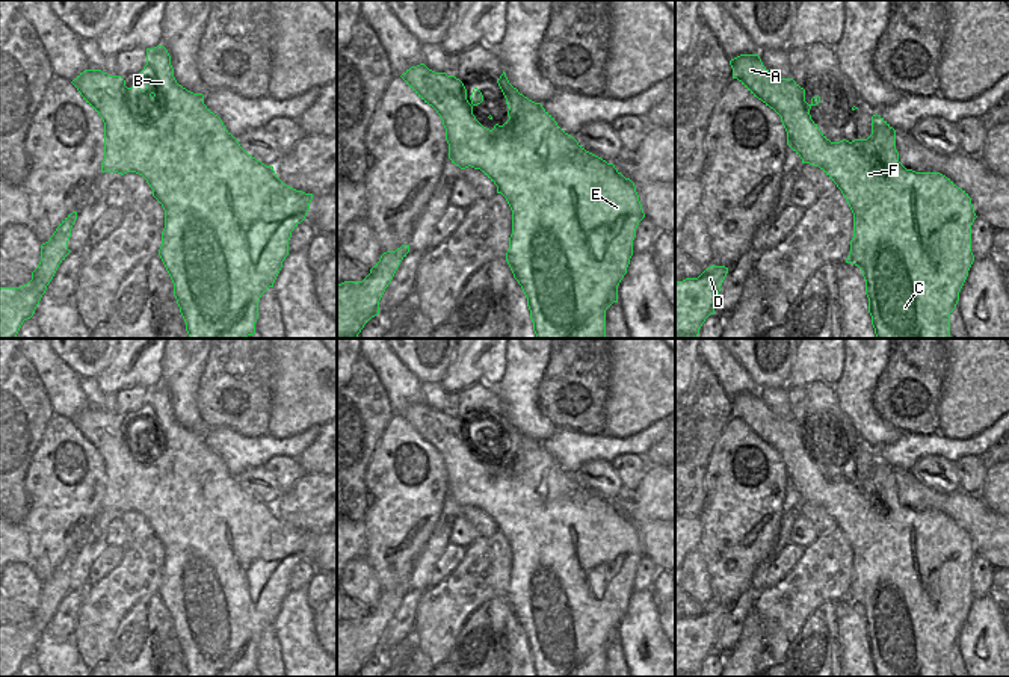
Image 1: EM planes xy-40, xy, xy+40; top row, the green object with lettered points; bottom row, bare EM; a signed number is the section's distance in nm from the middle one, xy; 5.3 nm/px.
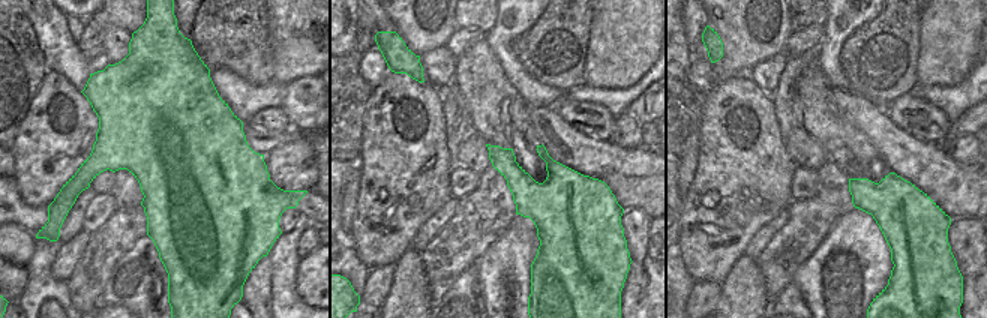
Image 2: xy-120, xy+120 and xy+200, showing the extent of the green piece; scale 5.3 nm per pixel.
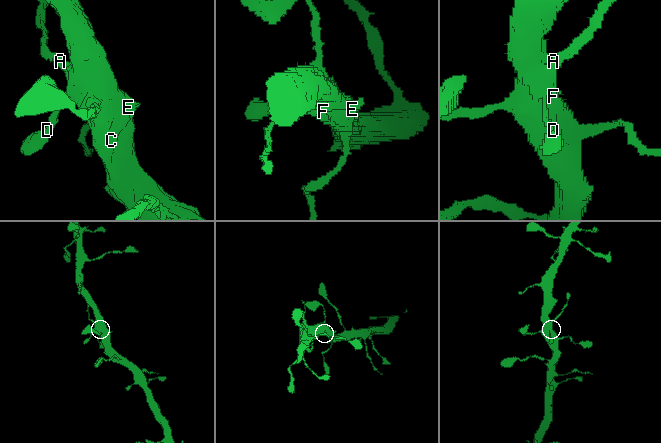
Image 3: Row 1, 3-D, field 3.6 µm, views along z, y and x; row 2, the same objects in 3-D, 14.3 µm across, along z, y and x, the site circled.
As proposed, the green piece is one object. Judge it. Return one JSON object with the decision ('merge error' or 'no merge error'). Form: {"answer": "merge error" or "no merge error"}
{"answer": "no merge error"}

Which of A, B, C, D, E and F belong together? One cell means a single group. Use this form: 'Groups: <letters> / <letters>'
Groups: A B C D E F.

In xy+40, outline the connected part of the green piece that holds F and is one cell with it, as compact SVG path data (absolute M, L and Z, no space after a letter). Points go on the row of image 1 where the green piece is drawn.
M740 54L730 65L733 79L781 116L787 145L802 163L819 166L844 195L853 213L846 263L862 270L876 337L950 338L950 313L974 261L971 225L977 216L968 193L940 172L906 169L899 162L896 130L878 113L867 139L831 142L810 115L819 95L808 104L805 89L793 79L773 76L758 54Z

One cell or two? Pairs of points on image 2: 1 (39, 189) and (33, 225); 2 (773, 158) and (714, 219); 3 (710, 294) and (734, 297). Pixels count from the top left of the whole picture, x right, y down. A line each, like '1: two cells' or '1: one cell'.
1: two cells
2: one cell
3: two cells

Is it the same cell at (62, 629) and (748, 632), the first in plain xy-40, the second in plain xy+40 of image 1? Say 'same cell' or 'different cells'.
different cells

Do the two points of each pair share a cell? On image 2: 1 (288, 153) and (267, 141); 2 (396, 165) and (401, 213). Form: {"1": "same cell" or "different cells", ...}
{"1": "different cells", "2": "same cell"}

